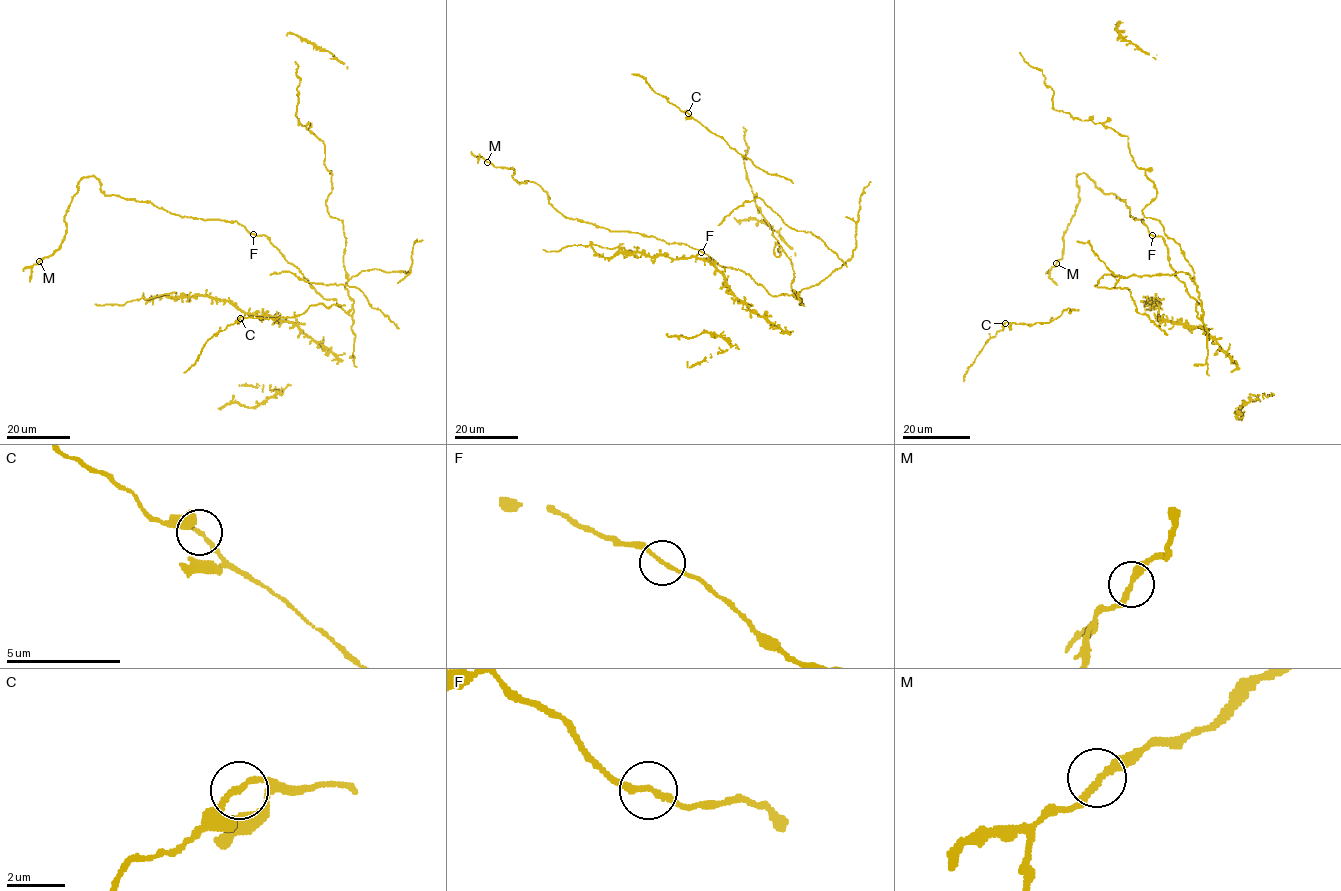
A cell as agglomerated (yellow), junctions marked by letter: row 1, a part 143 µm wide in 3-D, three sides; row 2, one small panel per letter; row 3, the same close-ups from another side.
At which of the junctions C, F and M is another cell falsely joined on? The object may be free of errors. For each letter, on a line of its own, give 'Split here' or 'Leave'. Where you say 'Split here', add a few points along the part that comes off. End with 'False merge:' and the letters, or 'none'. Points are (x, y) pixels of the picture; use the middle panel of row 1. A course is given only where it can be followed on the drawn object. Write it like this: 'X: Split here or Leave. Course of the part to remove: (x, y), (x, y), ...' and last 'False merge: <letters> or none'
C: Split here. Course of the part to remove: (688, 113), (654, 91), (644, 78), (632, 74)
F: Leave
M: Leave
False merge: C

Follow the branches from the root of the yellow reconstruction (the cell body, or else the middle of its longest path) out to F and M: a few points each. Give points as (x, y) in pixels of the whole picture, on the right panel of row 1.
F: (1203, 320), (1196, 316), (1199, 303), (1170, 266), (1165, 240), (1151, 235)
M: (1203, 320), (1170, 266), (1165, 240), (1084, 173), (1076, 178), (1079, 202), (1056, 263)

